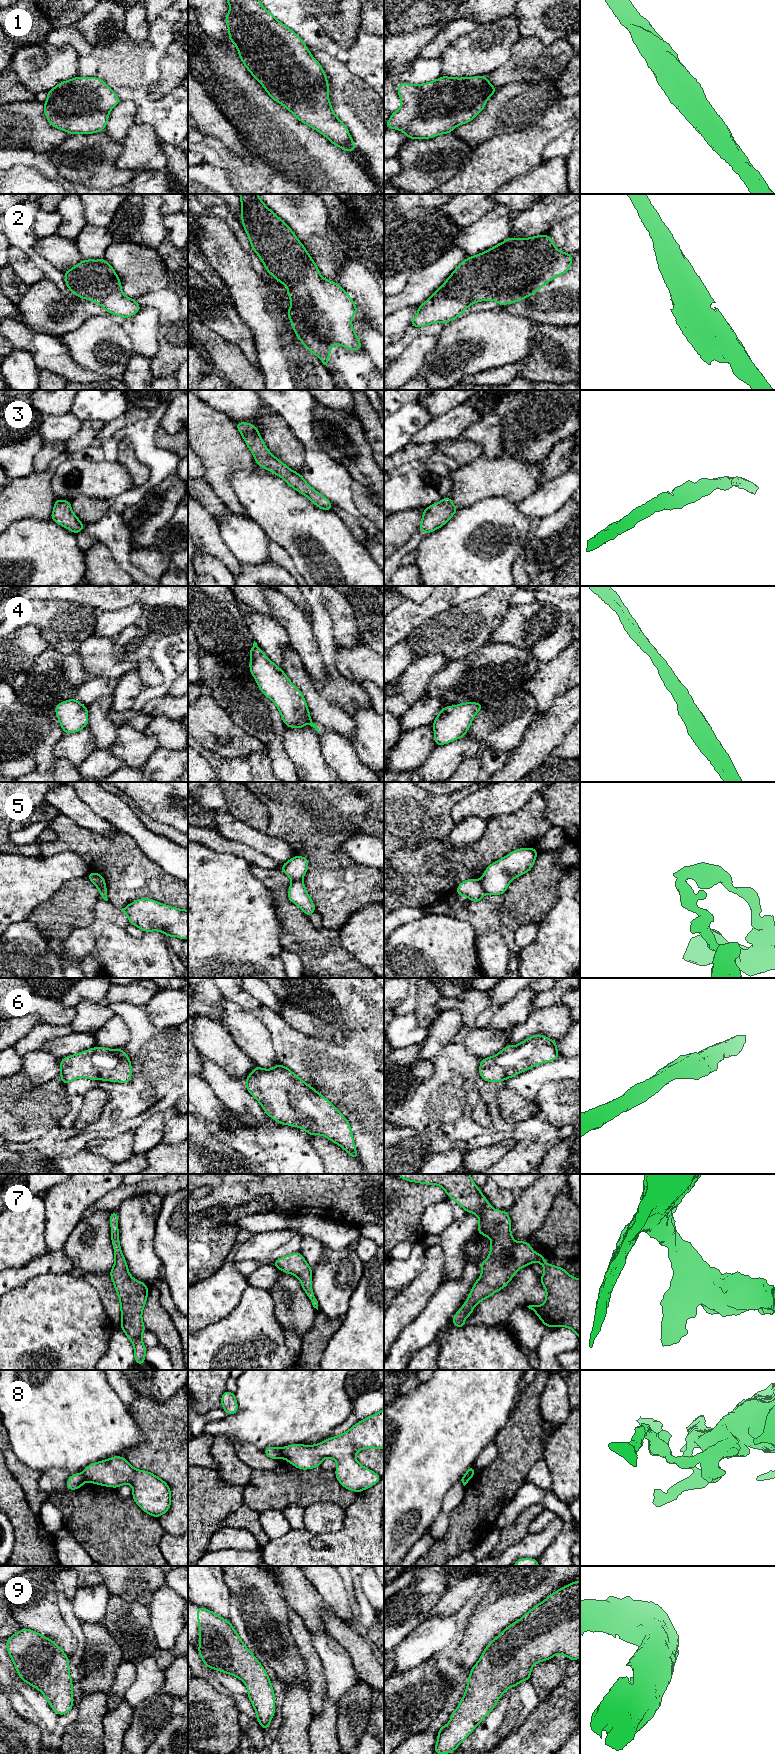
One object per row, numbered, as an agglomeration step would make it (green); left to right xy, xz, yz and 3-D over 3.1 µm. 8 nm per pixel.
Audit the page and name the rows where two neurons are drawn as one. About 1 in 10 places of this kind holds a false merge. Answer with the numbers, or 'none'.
5, 8

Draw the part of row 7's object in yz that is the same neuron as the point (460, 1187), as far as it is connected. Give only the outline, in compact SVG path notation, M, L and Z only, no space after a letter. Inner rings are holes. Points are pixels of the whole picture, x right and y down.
M398 1174L398 1177L409 1182L441 1186L445 1190L447 1198L453 1198L465 1212L473 1213L479 1217L480 1221L476 1231L478 1231L482 1236L491 1238L490 1255L480 1264L480 1269L482 1271L481 1276L474 1283L464 1305L454 1315L452 1319L454 1326L457 1328L465 1327L465 1319L472 1314L474 1307L479 1302L489 1298L498 1290L504 1289L523 1266L531 1267L530 1263L532 1261L536 1261L541 1264L545 1270L545 1273L540 1276L540 1281L546 1289L546 1299L540 1307L537 1305L529 1305L527 1307L536 1313L546 1327L562 1326L570 1328L576 1333L580 1340L580 1279L572 1277L565 1268L546 1264L545 1257L542 1254L538 1254L533 1251L528 1241L516 1242L511 1234L511 1220L508 1211L499 1211L494 1209L489 1204L486 1197L481 1193L481 1190L474 1183L470 1174Z

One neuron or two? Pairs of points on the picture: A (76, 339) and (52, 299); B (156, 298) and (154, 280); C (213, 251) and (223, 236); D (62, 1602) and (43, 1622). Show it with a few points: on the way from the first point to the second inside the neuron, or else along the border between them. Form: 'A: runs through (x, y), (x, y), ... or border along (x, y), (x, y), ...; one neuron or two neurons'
A: border along (87, 318), (77, 328), (66, 332), (61, 337); two neurons
B: border along (166, 287), (149, 291), (136, 299); two neurons
C: runs through (217, 247), (219, 240); one neuron
D: border along (55, 1584), (57, 1607), (60, 1612); two neurons

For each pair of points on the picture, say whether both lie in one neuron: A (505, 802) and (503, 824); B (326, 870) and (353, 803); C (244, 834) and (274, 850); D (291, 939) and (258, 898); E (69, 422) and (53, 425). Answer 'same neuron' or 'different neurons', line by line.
A: different neurons
B: same neuron
C: same neuron
D: different neurons
E: same neuron

